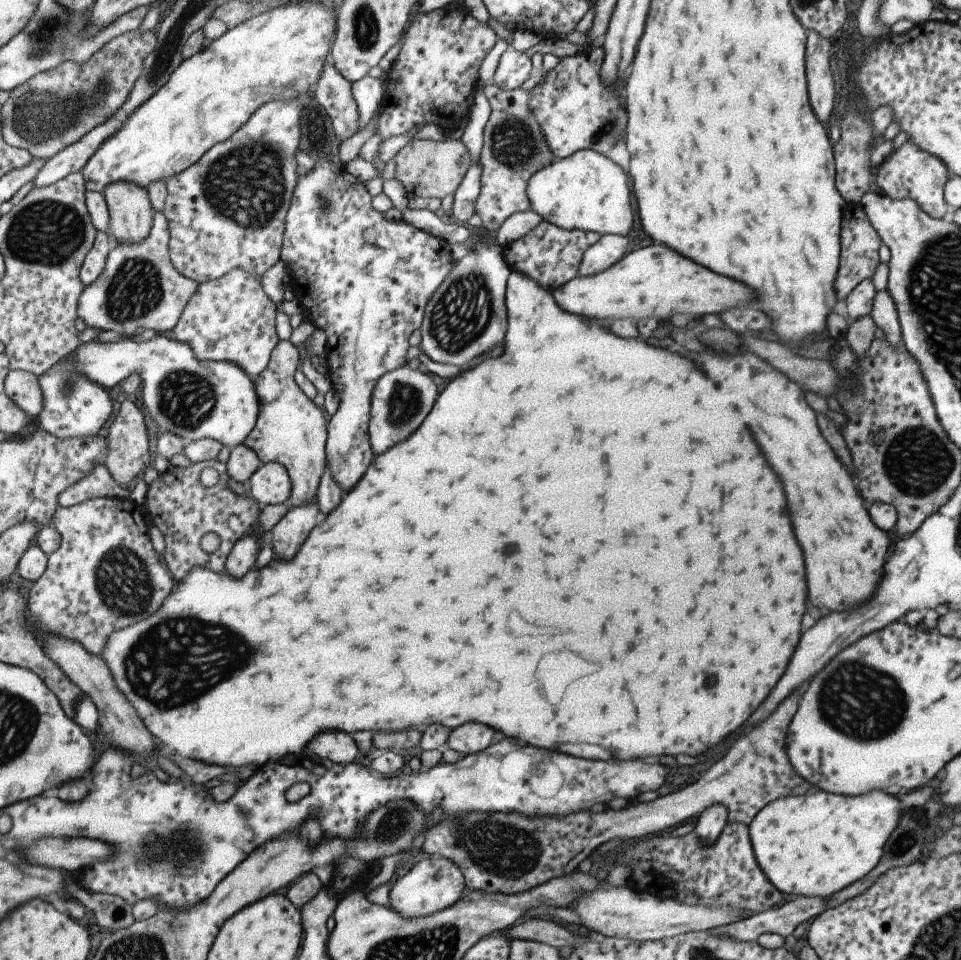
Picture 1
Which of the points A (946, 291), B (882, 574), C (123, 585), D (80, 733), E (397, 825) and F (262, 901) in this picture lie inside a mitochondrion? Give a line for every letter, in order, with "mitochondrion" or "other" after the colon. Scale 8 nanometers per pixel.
A: mitochondrion
B: other
C: mitochondrion
D: other
E: mitochondrion
F: other

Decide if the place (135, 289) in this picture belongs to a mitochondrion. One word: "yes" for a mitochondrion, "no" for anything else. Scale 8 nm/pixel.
yes

